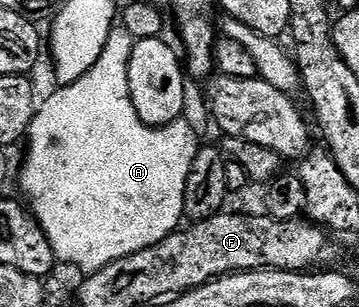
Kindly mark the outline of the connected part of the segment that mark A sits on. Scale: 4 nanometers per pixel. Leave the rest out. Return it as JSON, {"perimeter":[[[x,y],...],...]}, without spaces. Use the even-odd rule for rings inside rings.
{"perimeter":[[[113,27],[110,38],[106,38],[106,46],[102,50],[98,62],[94,62],[94,66],[90,66],[88,73],[82,78],[78,78],[78,82],[57,87],[55,89],[57,92],[53,96],[48,96],[45,100],[43,97],[26,137],[28,161],[25,162],[24,169],[20,172],[20,184],[24,187],[25,194],[28,195],[27,203],[30,205],[30,211],[50,238],[50,246],[54,246],[57,261],[64,263],[65,260],[66,263],[81,268],[81,273],[84,274],[102,270],[102,266],[106,266],[118,258],[126,258],[138,250],[146,250],[146,246],[154,246],[158,242],[162,242],[162,238],[177,231],[185,219],[184,191],[186,190],[186,178],[190,174],[190,166],[196,157],[198,147],[196,132],[190,125],[184,123],[179,126],[151,128],[142,122],[142,118],[138,118],[128,85],[128,67],[130,66],[133,43],[132,35],[124,27]]]}

